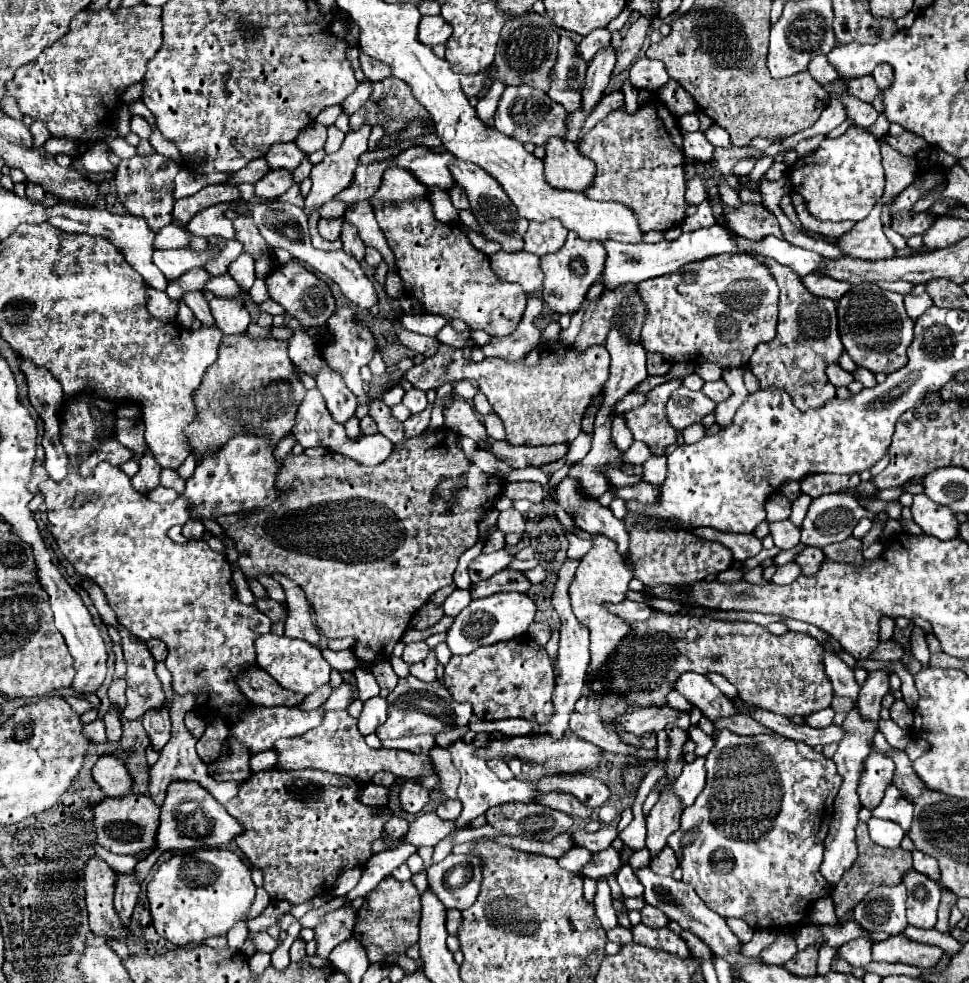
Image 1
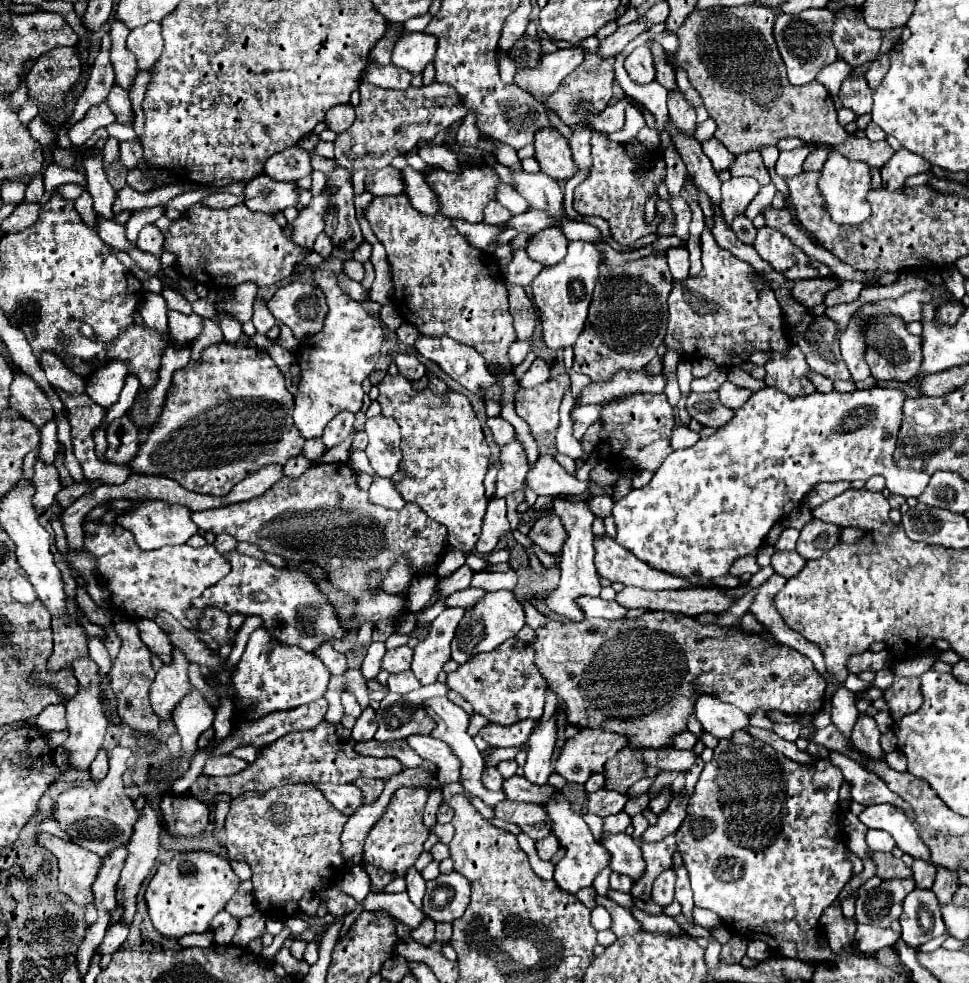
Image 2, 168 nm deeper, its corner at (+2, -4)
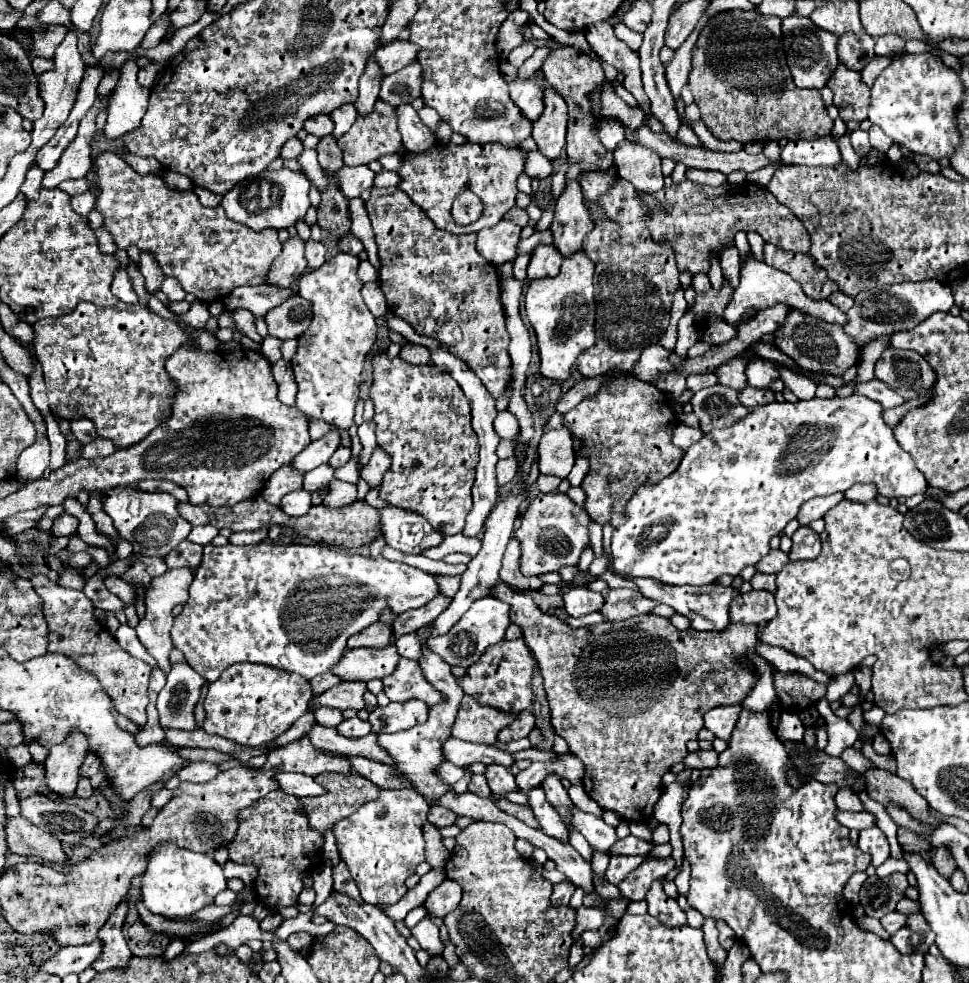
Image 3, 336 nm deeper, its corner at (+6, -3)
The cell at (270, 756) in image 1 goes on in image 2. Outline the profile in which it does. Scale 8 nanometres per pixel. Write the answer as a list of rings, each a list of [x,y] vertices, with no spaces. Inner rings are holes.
[[[212,756],[206,766],[204,766],[204,774],[206,776],[232,776],[240,770],[244,770],[248,766],[248,762],[238,760],[238,758],[230,758],[230,756]]]

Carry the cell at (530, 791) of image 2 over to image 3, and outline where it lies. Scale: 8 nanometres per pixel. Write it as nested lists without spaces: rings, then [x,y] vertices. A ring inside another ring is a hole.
[[[488,765],[484,771],[484,777],[488,779],[488,787],[492,789],[492,795],[496,799],[510,793],[510,791],[516,791],[514,775],[504,765]]]

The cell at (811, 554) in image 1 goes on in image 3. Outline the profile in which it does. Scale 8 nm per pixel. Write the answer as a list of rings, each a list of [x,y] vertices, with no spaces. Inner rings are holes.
[[[776,549],[776,551],[770,551],[766,557],[762,557],[762,559],[758,561],[756,569],[758,569],[760,573],[780,573],[780,569],[782,569],[786,563],[788,563],[788,555],[786,555],[784,551]]]

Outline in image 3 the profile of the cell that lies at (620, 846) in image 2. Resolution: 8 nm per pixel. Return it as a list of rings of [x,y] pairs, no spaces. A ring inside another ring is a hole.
[[[572,807],[572,827],[576,831],[580,831],[588,839],[590,847],[596,847],[596,849],[600,849],[604,853],[608,853],[612,843],[616,843],[616,839],[618,839],[616,829],[606,825],[602,821],[602,817],[584,813],[578,807]]]

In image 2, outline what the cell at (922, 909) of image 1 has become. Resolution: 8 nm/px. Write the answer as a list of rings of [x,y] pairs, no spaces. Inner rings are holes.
[[[914,888],[904,900],[904,912],[900,916],[902,940],[918,948],[920,944],[936,938],[944,932],[944,922],[940,918],[940,906],[930,890]]]

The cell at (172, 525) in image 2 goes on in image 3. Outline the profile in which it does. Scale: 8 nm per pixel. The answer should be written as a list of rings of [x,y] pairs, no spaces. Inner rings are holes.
[[[114,487],[110,491],[102,491],[104,511],[112,517],[120,537],[132,543],[136,555],[148,557],[166,557],[182,539],[188,537],[192,525],[180,517],[176,511],[176,499],[168,493],[146,493],[134,487]]]

